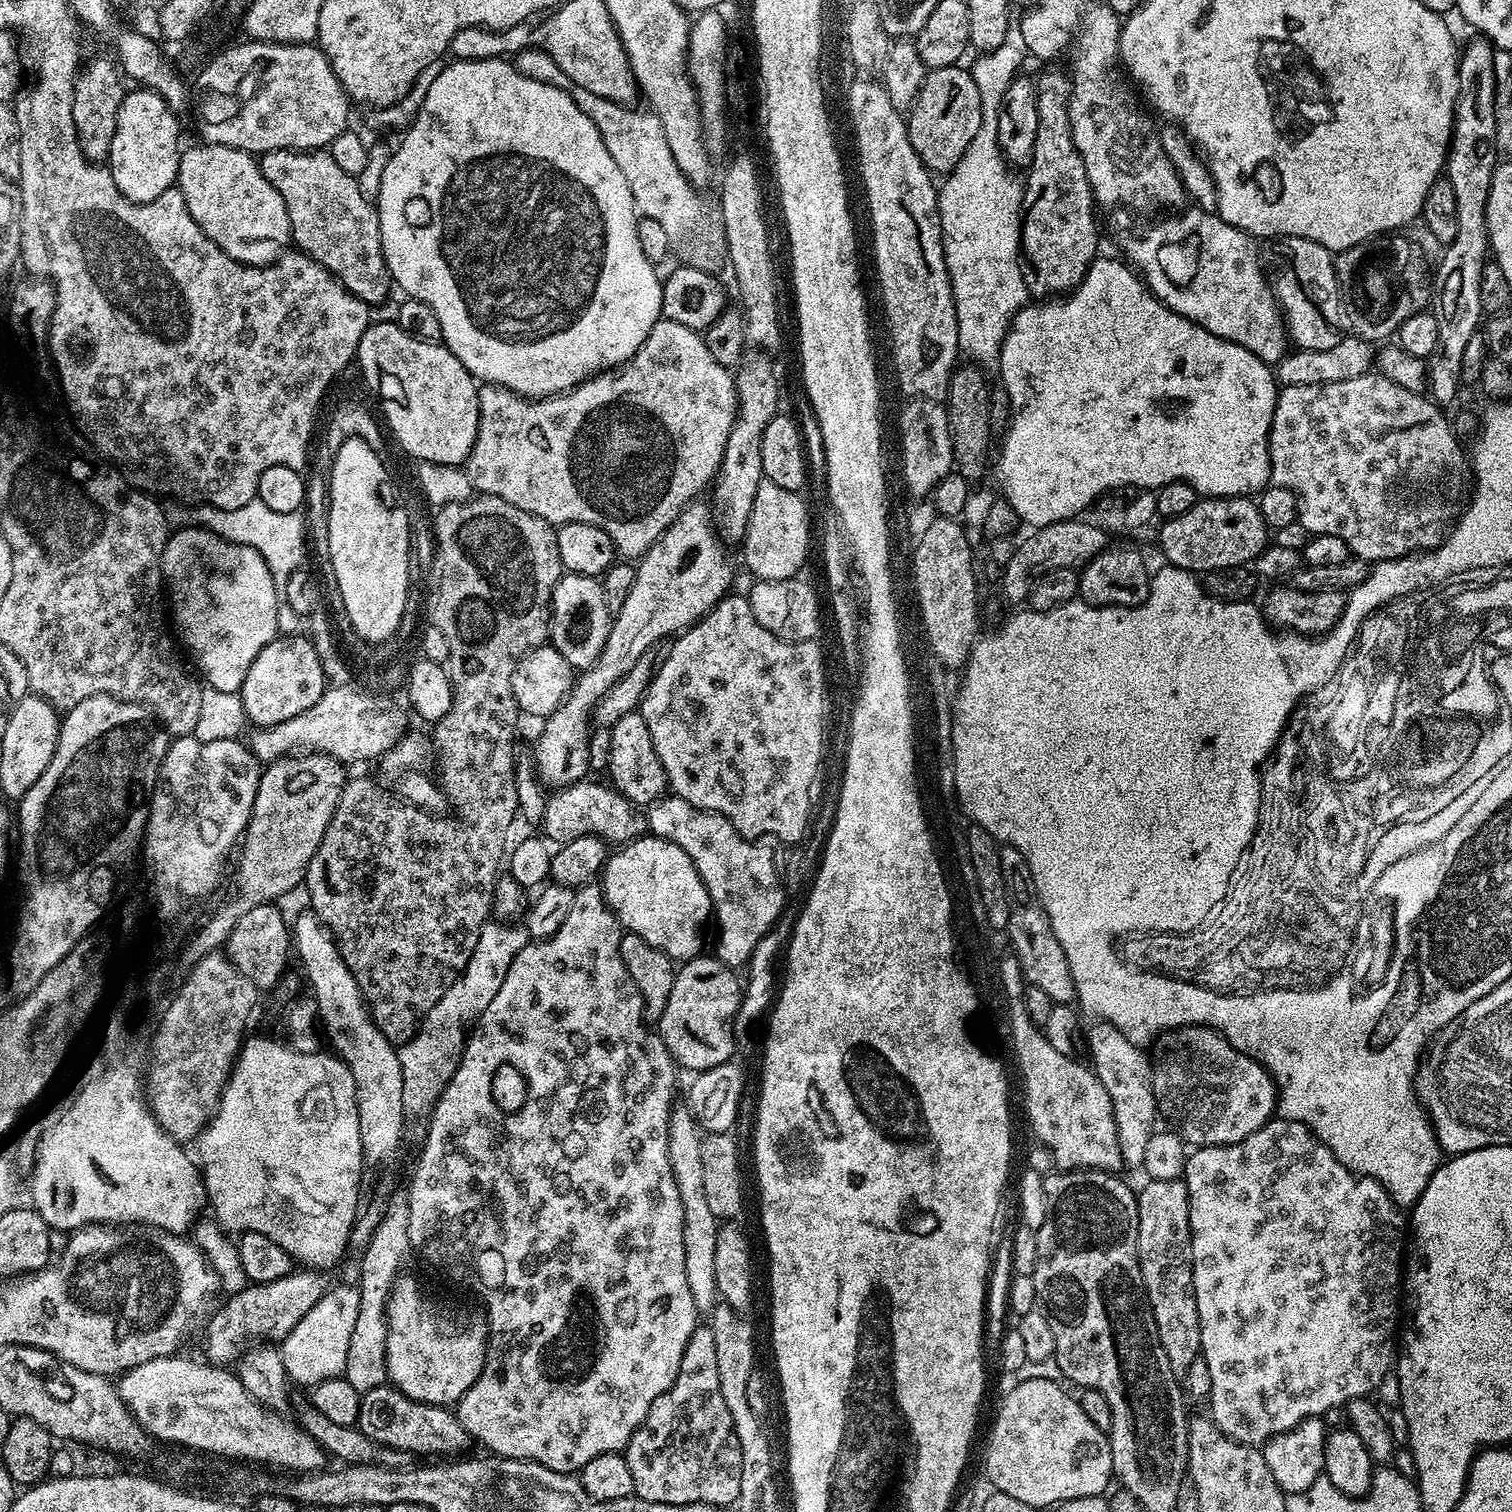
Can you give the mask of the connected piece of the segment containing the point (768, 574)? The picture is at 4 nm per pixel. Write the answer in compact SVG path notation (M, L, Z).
M761 480L758 494L754 494L754 510L750 512L750 526L744 536L742 551L748 568L757 581L782 580L795 577L808 556L808 508L800 492L791 492L769 480Z

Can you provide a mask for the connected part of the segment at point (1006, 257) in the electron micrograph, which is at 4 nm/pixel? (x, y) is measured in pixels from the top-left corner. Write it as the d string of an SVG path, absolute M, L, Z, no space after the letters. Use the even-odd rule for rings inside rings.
M1009 27L1008 33L1006 34L1006 42L1002 42L1002 46L998 46L993 52L986 52L977 55L976 61L970 64L970 71L974 82L980 87L980 97L982 98L982 106L984 107L984 118L986 122L978 130L978 134L974 134L974 142L970 142L968 152L965 154L959 162L957 162L955 168L952 169L950 175L947 177L948 180L938 192L938 199L940 202L940 238L944 241L944 261L948 267L948 277L952 283L952 297L956 303L956 321L958 322L958 346L960 352L963 355L968 355L967 359L971 363L977 366L989 366L988 364L995 365L1000 358L1000 347L1004 344L1004 335L1008 333L1008 327L1012 325L1012 320L1016 316L1016 313L1023 309L1024 305L1029 303L1030 293L1028 287L1024 284L1024 270L1022 267L1022 249L1020 246L1020 230L1022 227L1022 184L1016 181L1016 176L1013 169L1010 167L1007 160L1000 155L1000 147L996 141L996 126L995 121L996 113L1000 106L1000 101L1003 97L1004 90L1009 88L1013 80L1017 79L1020 67L1024 64L1024 56L1026 57L1026 49L1024 47L1024 39L1020 33L1019 27Z

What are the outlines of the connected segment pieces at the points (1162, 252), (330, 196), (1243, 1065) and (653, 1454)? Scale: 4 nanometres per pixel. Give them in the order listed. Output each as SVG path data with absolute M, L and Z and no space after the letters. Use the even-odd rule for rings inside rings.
M1195 206L1189 207L1189 212L1181 211L1179 214L1164 214L1161 220L1139 220L1139 215L1133 214L1128 210L1116 210L1112 220L1116 225L1112 228L1112 236L1116 239L1116 244L1125 252L1127 263L1142 277L1147 289L1156 297L1160 303L1167 306L1173 312L1176 312L1184 319L1192 321L1198 328L1204 328L1209 336L1222 338L1229 344L1240 344L1250 354L1254 354L1257 360L1261 360L1265 366L1274 366L1289 351L1290 344L1286 339L1286 321L1282 315L1282 309L1278 303L1278 297L1270 283L1266 272L1260 269L1260 252L1256 249L1256 244L1251 235L1243 232L1240 228L1232 228L1218 214L1213 214L1208 210L1201 210Z
M324 150L265 152L258 161L264 176L285 199L292 227L291 239L295 247L308 256L313 256L327 272L344 283L346 290L350 290L365 304L375 306L382 303L387 298L388 291L393 291L394 281L388 273L388 266L382 254L380 213L374 207L373 201L363 196L357 177L342 170L334 158Z
M1190 1024L1187 1028L1174 1028L1171 1032L1165 1032L1155 1041L1150 1059L1152 1089L1156 1095L1157 1109L1161 1113L1168 1112L1174 1123L1180 1123L1178 1135L1189 1145L1237 1144L1273 1119L1274 1109L1278 1104L1278 1092L1271 1076L1262 1065L1257 1064L1255 1056L1233 1048L1231 1040L1227 1040L1214 1028L1201 1028L1199 1024Z
M697 1325L692 1332L674 1384L651 1403L646 1418L628 1440L624 1455L634 1479L633 1493L644 1501L704 1503L714 1508L737 1501L742 1450L720 1391L716 1344L709 1325Z

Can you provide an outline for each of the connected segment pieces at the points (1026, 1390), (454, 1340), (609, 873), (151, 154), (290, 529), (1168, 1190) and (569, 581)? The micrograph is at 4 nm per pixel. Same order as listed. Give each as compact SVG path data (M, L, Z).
M1024 1380L1014 1385L1005 1394L996 1412L996 1421L988 1436L988 1449L984 1452L984 1472L988 1475L988 1484L1037 1510L1048 1508L1051 1504L1060 1506L1064 1501L1074 1498L1104 1496L1108 1483L1114 1480L1109 1435L1090 1422L1079 1399L1075 1395L1071 1396L1063 1388L1063 1383L1060 1384L1052 1380Z
M434 1264L428 1268L430 1290L423 1296L419 1282L412 1276L399 1275L386 1305L386 1371L393 1387L411 1400L423 1404L452 1406L482 1374L488 1353L488 1321L483 1311L452 1308L436 1300L442 1296L444 1279Z
M645 834L608 857L602 873L604 901L627 931L638 934L673 961L701 955L704 927L713 915L712 899L686 850L674 842Z
M143 86L137 87L135 90L137 92L129 91L125 95L122 106L118 110L118 122L106 164L111 168L114 182L123 196L130 198L136 204L151 204L166 189L177 183L182 153L180 128L176 125L178 123L176 113L168 109L166 102L157 92L150 92Z
M253 502L246 506L238 506L238 510L222 512L213 511L211 507L204 506L199 509L195 523L211 530L226 540L234 540L237 544L250 544L264 555L272 576L278 582L286 582L292 573L301 571L304 560L304 551L308 544L304 541L304 520L300 512L280 514L270 506Z
M1183 1179L1148 1180L1136 1197L1138 1254L1144 1295L1152 1308L1158 1332L1196 1332L1200 1325L1192 1285L1192 1227L1188 1188Z
M565 574L556 584L556 594L552 597L552 619L550 621L550 643L570 662L573 670L583 670L594 663L602 654L602 646L608 637L610 613L604 597L604 585L595 576L573 576Z

